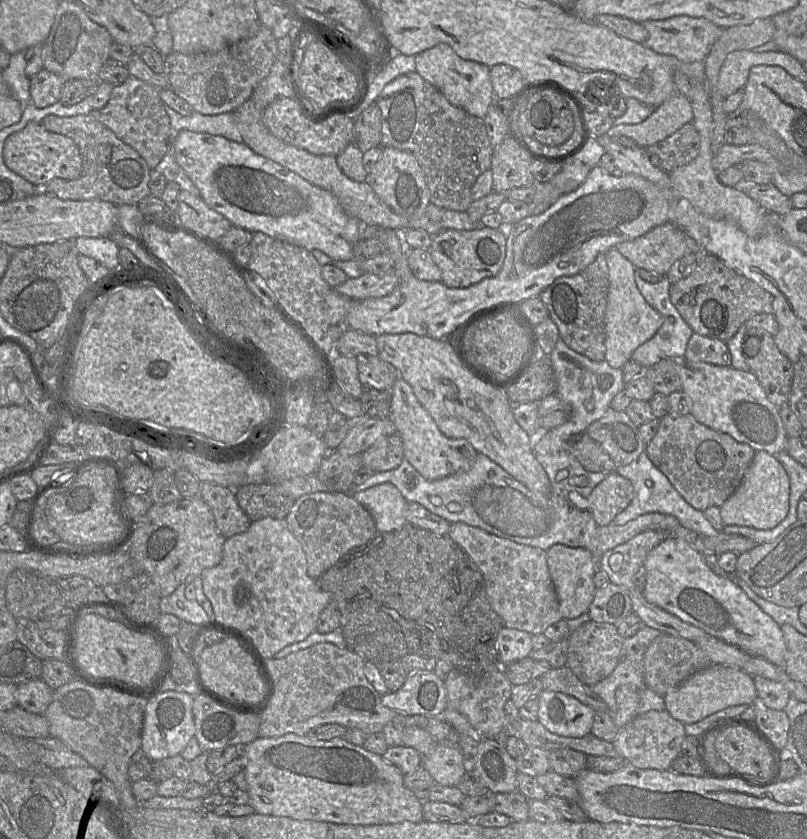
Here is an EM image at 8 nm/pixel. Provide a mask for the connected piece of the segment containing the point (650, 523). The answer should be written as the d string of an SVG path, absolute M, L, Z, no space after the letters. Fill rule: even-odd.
M658 512L646 513L624 525L610 523L606 526L599 526L586 549L595 559L599 559L607 551L627 542L644 531L670 531L679 525L678 519L674 516Z

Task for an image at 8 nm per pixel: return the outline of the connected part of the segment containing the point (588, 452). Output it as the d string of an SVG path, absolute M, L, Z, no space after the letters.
M586 432L570 438L568 451L590 472L611 472L616 468L601 444Z

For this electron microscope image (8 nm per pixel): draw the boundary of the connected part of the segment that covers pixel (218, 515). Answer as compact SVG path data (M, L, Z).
M202 482L199 496L210 507L219 533L225 538L249 528L252 521L238 504L233 488Z

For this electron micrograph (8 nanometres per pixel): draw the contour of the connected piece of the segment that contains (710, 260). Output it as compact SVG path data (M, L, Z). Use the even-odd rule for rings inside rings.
M701 254L690 273L671 284L669 294L671 303L694 333L725 343L752 316L773 314L768 292L710 254Z

